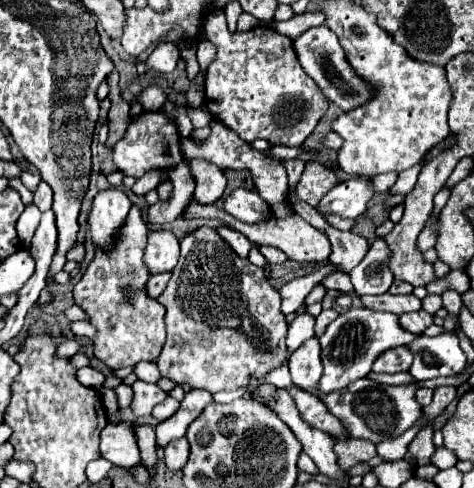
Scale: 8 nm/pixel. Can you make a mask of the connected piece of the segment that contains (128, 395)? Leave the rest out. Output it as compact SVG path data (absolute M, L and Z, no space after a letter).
M121 384L119 388L115 388L115 392L117 392L117 398L119 398L119 408L129 408L131 398L133 398L133 390L131 390L131 386Z

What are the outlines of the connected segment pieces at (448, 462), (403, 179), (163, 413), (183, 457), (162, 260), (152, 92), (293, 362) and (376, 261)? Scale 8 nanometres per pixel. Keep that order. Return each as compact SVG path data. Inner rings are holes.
M441 446L441 448L435 448L435 452L431 456L431 464L435 464L441 470L441 468L455 466L457 464L457 458L455 458L453 452L449 452L445 446Z
M423 160L417 162L415 166L403 170L403 172L399 174L399 180L397 180L395 186L391 188L391 194L407 194L407 192L411 192L413 186L415 186L415 182L417 182L417 176L419 176L419 172L421 172L421 166L423 166Z
M167 396L161 404L157 404L155 408L153 408L153 416L157 418L157 420L167 420L167 418L171 418L177 410L179 410L179 402L175 400L175 398L171 398L171 396Z
M175 438L165 446L165 464L169 470L181 470L189 456L189 442L187 438Z
M157 230L149 232L147 248L145 248L145 266L149 274L161 274L171 272L179 258L179 240L169 230Z
M147 86L143 88L141 96L135 100L137 104L143 106L143 110L159 110L163 104L165 104L165 92L161 90L161 86Z
M317 338L307 340L293 352L289 360L293 386L305 392L313 392L313 394L315 390L319 390L319 378L323 374L323 362L319 354L321 354L321 346Z
M377 238L369 248L367 256L351 270L351 284L357 296L385 294L393 284L393 274L389 270L389 248L383 238Z

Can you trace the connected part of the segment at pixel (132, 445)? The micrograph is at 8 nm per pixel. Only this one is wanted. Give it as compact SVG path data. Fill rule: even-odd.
M135 422L107 424L101 432L101 456L115 466L135 466L139 462Z

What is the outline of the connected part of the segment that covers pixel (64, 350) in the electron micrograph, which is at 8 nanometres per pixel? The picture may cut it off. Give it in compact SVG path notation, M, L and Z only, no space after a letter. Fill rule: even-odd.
M71 338L71 340L63 342L63 344L57 348L57 354L59 354L59 356L65 356L65 358L71 358L71 356L77 354L79 350L83 350L83 344L81 344L77 338Z

